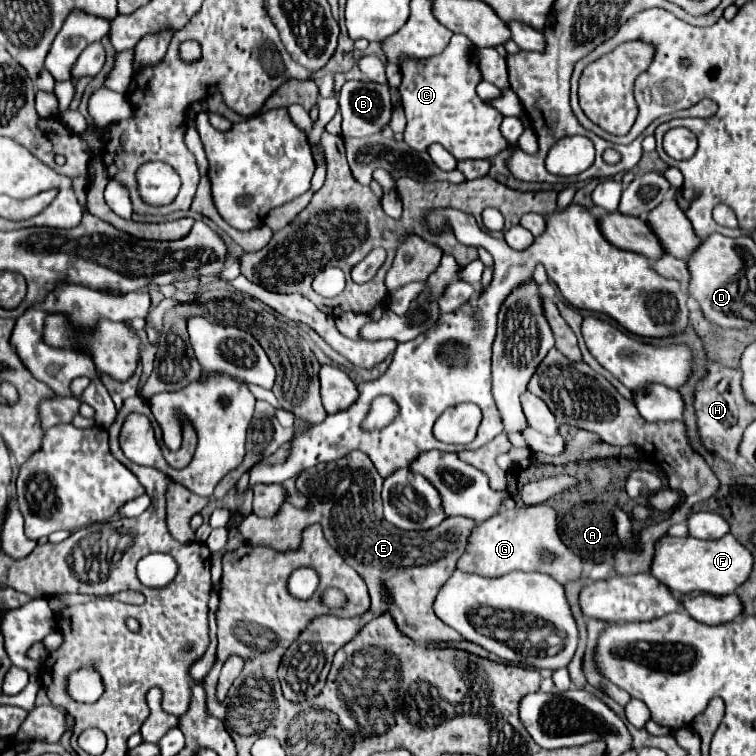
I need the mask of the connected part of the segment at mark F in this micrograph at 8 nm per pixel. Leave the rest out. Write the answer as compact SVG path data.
M731 534L719 540L663 536L657 540L657 550L653 554L649 574L653 574L661 584L665 584L673 594L707 592L715 596L725 596L733 594L735 588L747 580L751 566L753 566L751 552L745 546L741 546Z

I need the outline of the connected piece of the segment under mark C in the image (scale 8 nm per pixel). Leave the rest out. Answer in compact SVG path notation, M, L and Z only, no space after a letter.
M453 34L449 46L429 60L407 60L401 64L403 82L399 86L401 104L407 116L405 142L413 150L427 150L431 144L441 144L457 161L465 158L489 158L507 146L499 132L503 116L485 106L475 92L481 80L479 68L469 52L475 46L461 34Z

